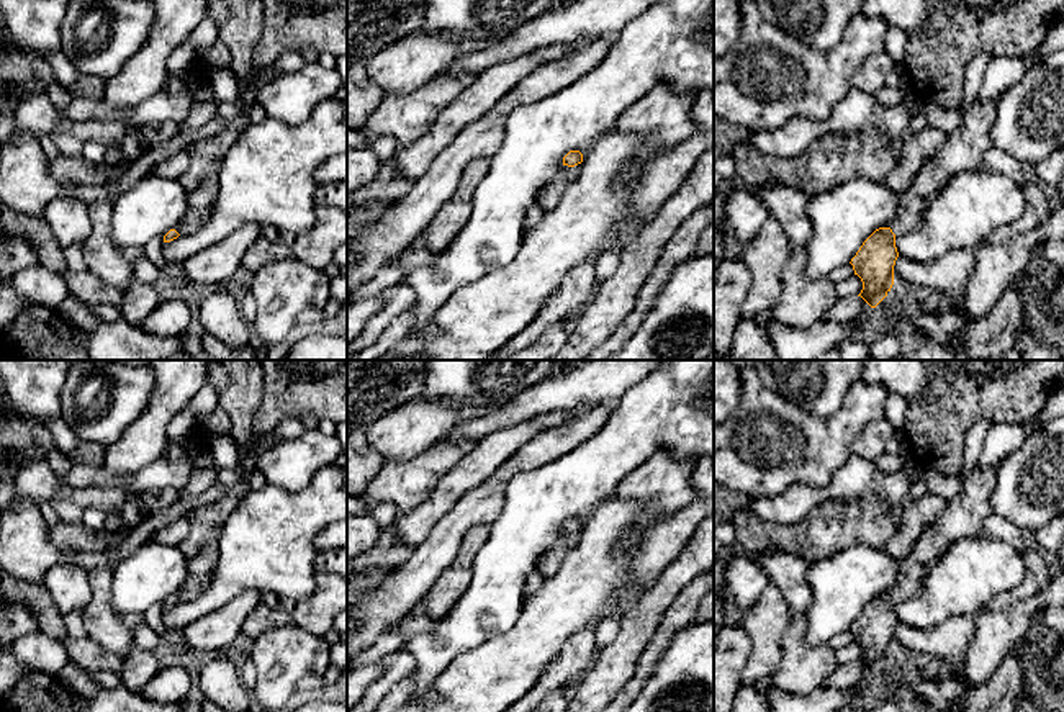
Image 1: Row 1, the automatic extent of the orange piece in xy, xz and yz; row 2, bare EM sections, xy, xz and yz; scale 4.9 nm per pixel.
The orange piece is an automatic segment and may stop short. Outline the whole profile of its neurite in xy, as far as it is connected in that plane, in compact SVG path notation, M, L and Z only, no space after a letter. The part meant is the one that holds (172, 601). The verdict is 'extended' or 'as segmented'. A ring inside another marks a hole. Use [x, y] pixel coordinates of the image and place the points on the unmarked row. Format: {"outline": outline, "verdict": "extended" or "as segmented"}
{"outline": "M218 540L206 543L195 557L188 558L187 576L175 596L164 602L164 609L170 609L178 602L193 601L208 584L219 557Z", "verdict": "extended"}

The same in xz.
{"outline": "M570 517L563 524L563 534L555 543L552 543L537 560L537 570L542 578L553 576L561 565L563 557L573 548L581 537L583 520L579 517Z", "verdict": "extended"}

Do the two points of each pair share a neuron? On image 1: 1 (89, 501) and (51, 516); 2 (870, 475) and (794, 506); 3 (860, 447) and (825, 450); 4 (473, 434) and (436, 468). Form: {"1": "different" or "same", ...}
{"1": "different", "2": "same", "3": "different", "4": "different"}

